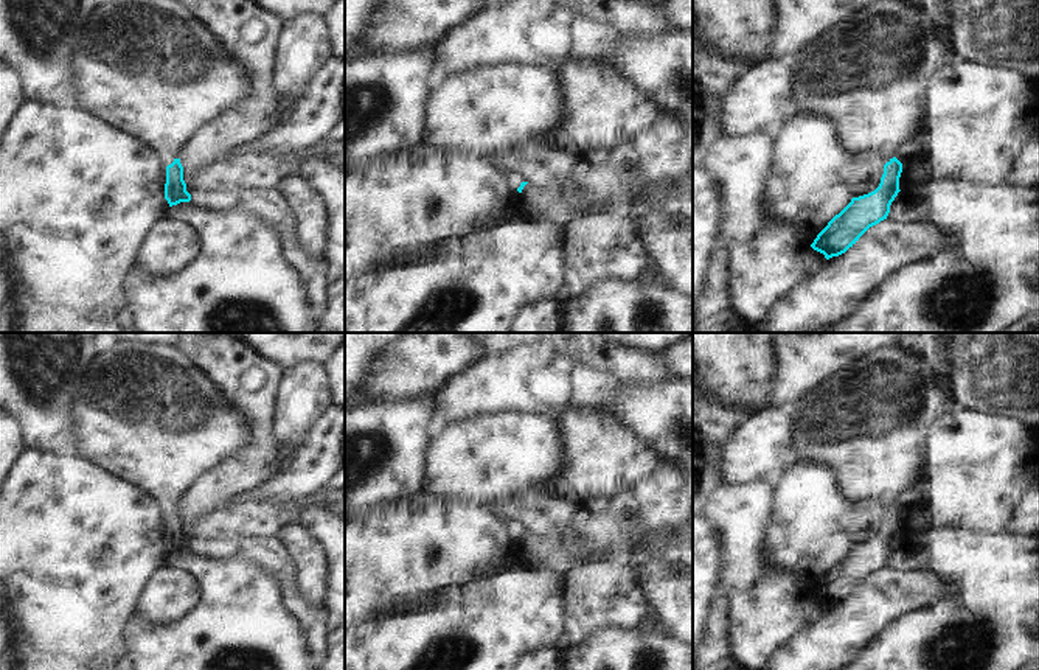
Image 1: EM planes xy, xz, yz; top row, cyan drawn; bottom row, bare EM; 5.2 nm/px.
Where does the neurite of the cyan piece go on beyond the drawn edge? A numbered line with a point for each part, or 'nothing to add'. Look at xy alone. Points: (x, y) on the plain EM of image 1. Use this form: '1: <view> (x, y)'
1: xy (137, 392)

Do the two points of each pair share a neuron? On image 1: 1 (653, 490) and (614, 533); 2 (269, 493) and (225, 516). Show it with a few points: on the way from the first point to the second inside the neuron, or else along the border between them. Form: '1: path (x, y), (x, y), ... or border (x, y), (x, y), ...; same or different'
1: path (653, 504), (639, 519), (628, 523); same
2: border (294, 501), (236, 502); different

